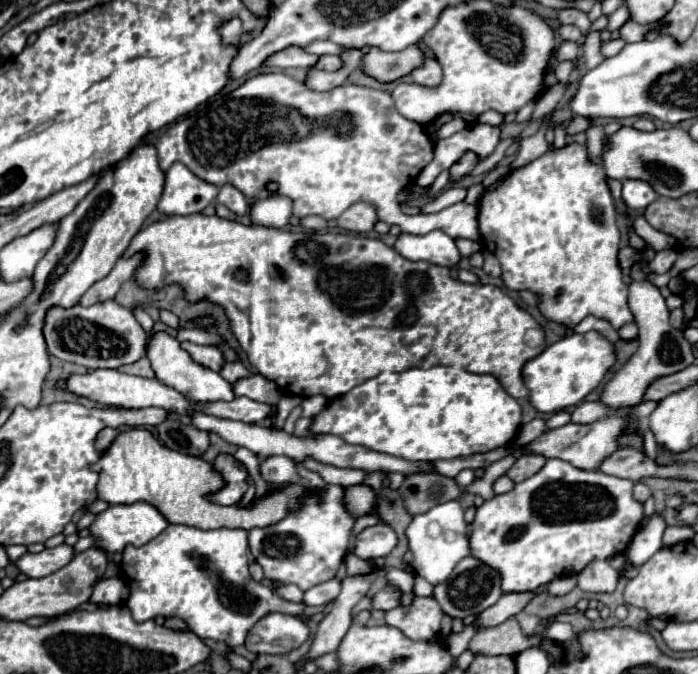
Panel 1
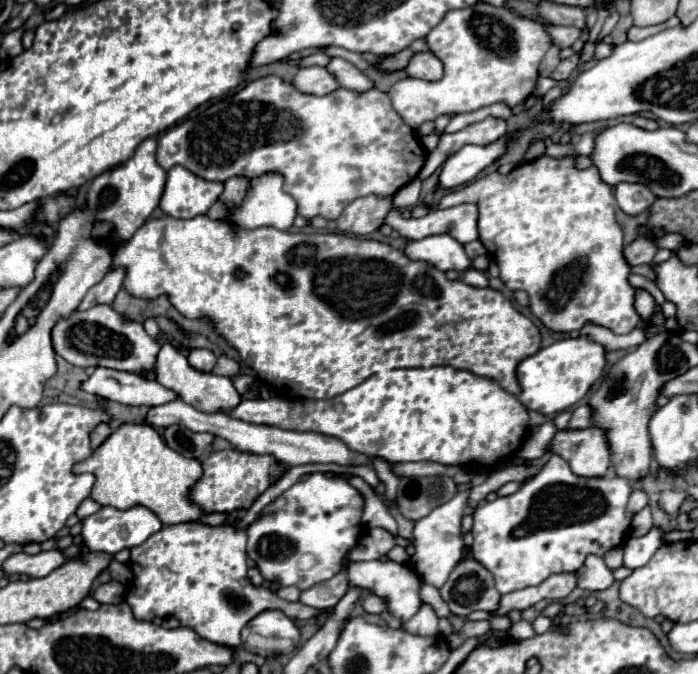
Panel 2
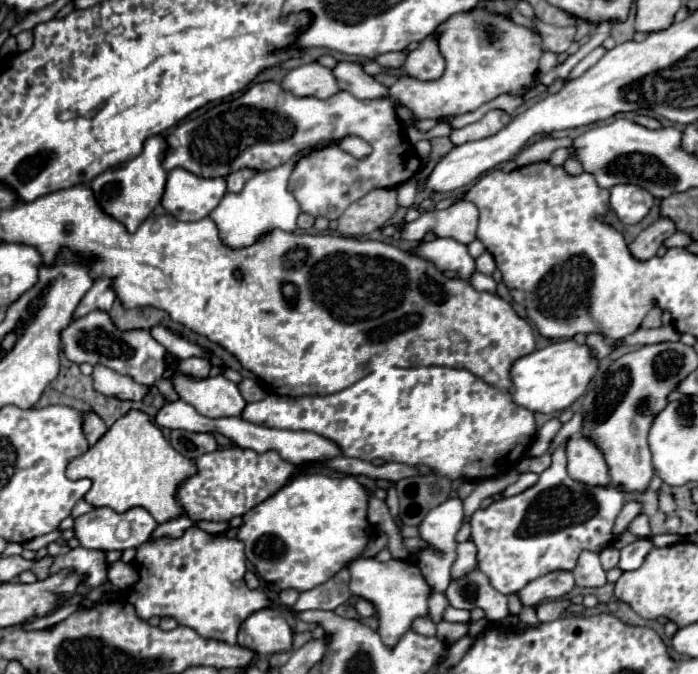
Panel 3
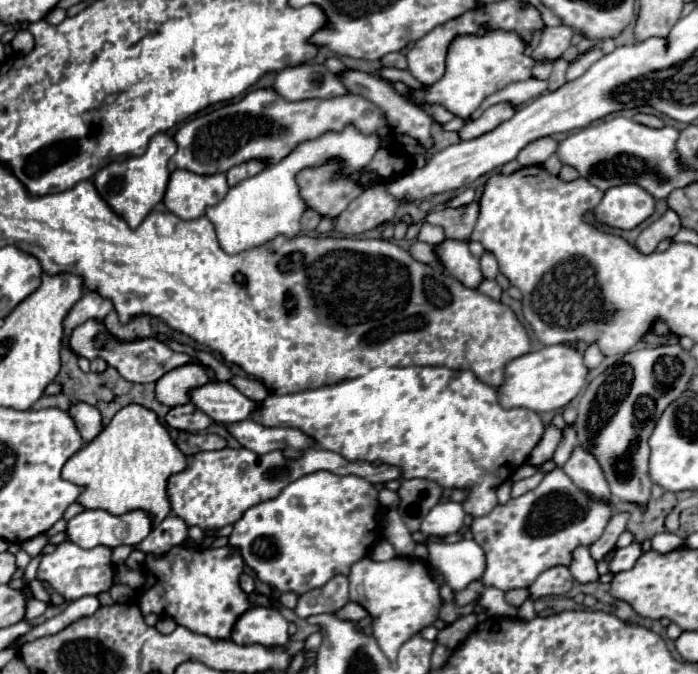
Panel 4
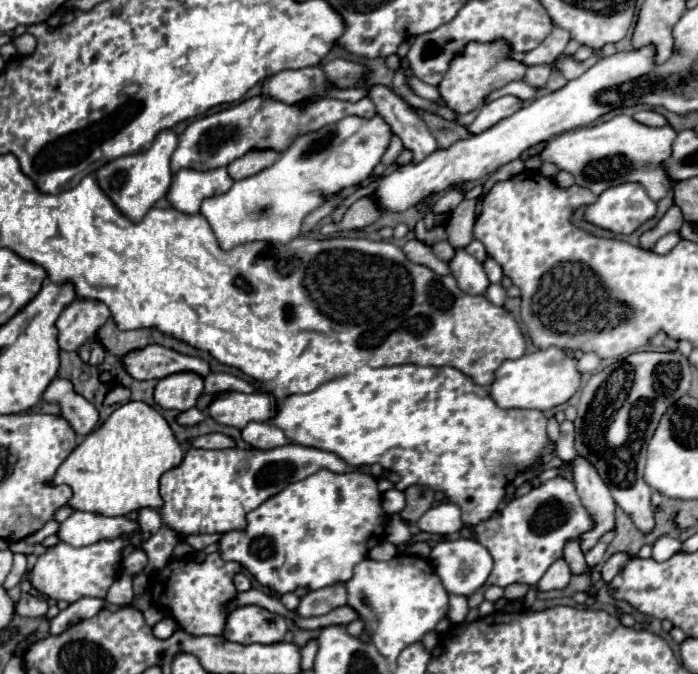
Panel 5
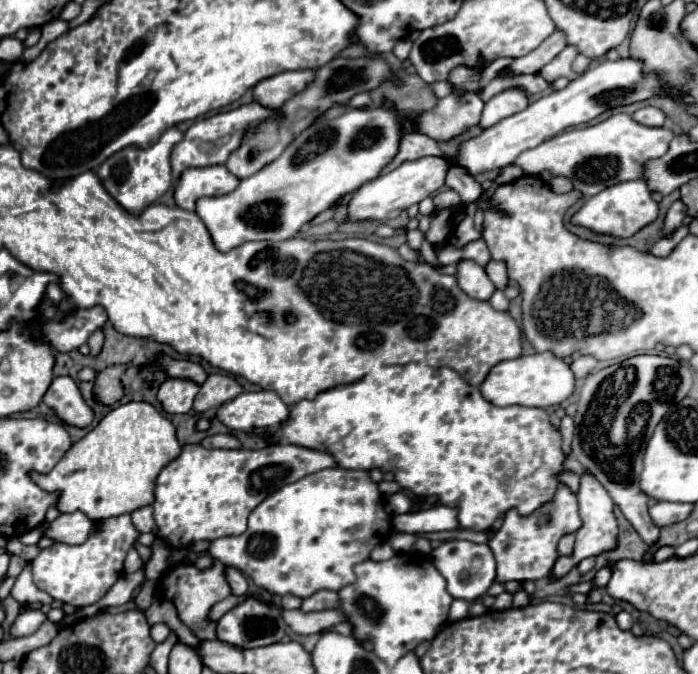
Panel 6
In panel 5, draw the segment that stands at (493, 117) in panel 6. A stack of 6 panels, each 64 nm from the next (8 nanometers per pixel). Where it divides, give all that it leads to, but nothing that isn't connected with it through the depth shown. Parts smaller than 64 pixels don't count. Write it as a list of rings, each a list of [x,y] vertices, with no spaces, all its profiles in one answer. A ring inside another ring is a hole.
[[[514,96],[498,98],[498,100],[494,100],[494,102],[486,104],[486,106],[480,110],[478,118],[468,126],[468,132],[470,132],[470,134],[480,134],[480,132],[492,128],[496,122],[512,116],[512,114],[518,112],[520,108],[522,108],[522,102],[520,102],[518,98],[514,98]]]

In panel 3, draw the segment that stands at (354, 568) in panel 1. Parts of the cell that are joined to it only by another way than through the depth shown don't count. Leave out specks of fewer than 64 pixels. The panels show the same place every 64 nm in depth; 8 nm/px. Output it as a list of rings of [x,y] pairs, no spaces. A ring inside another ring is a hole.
[[[376,558],[354,560],[350,564],[350,592],[374,604],[376,614],[380,618],[378,632],[384,644],[388,646],[394,646],[396,640],[410,630],[410,622],[414,618],[428,614],[426,598],[428,598],[430,586],[422,578],[416,562],[410,562],[410,560],[388,560],[388,562],[378,562]]]

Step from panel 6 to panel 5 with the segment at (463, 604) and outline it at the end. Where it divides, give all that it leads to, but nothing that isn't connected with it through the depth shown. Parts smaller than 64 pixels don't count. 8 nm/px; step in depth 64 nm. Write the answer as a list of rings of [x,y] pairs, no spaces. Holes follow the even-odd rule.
[[[450,594],[450,612],[448,612],[448,618],[454,626],[462,624],[464,618],[468,614],[468,604],[466,604],[466,598],[464,596],[456,596],[456,594]]]

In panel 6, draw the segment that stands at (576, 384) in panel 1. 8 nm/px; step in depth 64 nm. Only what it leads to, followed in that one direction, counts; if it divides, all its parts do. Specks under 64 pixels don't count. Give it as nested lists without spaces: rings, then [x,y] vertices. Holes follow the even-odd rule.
[[[542,352],[532,356],[520,356],[514,360],[504,360],[496,364],[488,378],[482,382],[480,390],[484,398],[496,406],[536,406],[548,408],[562,404],[574,392],[574,372],[564,358],[558,358],[554,352]]]

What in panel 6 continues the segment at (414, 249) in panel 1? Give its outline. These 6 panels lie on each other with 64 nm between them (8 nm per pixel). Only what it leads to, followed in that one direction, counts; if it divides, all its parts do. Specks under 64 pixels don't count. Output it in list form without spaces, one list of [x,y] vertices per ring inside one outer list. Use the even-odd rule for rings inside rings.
[[[460,260],[456,268],[456,278],[460,288],[476,300],[488,300],[496,288],[486,276],[484,268],[474,260]]]

